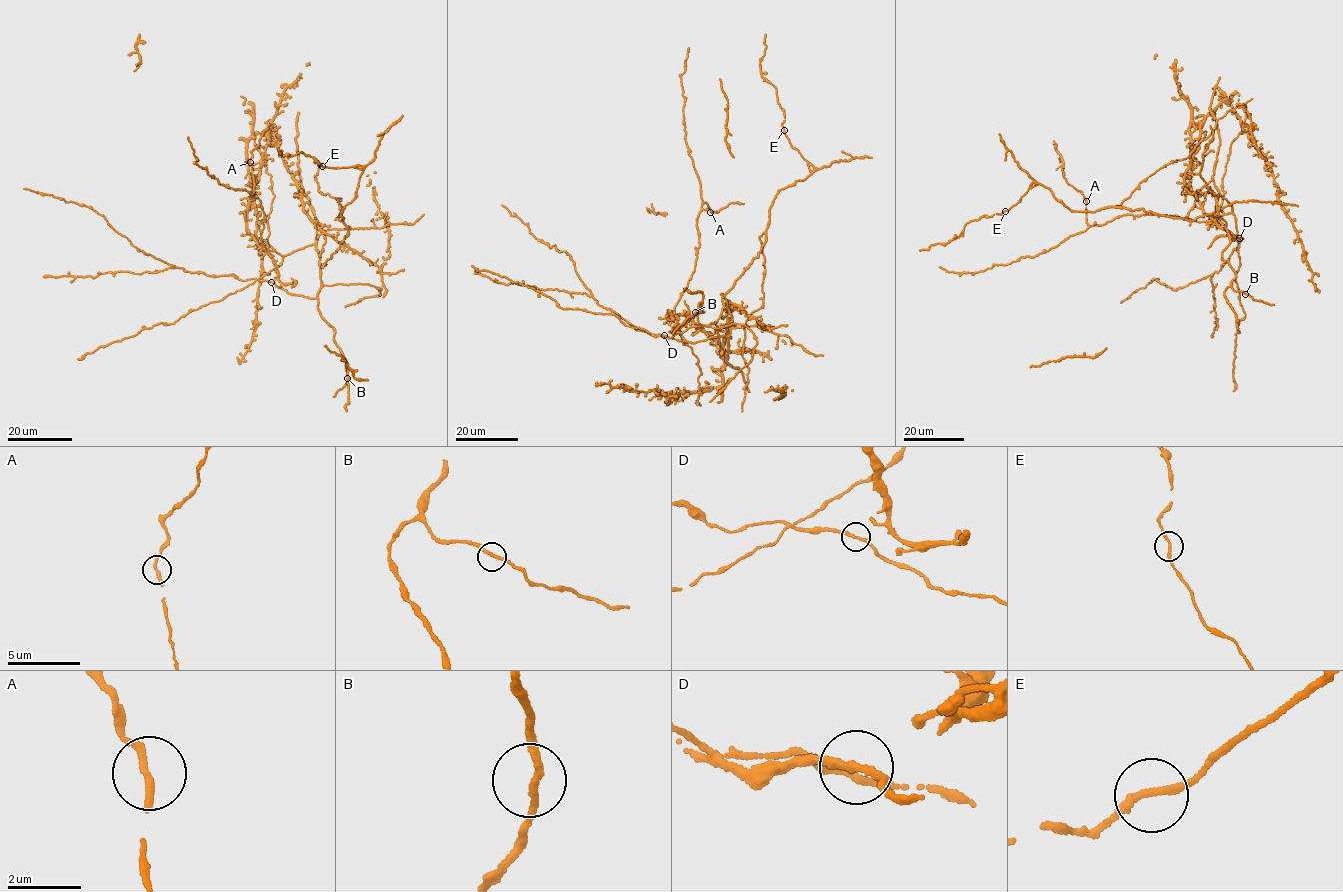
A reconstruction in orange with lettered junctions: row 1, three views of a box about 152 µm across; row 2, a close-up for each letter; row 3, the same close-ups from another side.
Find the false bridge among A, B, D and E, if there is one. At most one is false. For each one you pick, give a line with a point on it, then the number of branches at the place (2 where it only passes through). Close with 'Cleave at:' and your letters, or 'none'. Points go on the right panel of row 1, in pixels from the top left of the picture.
A: (1086, 201) | 2
Cleave at: A

